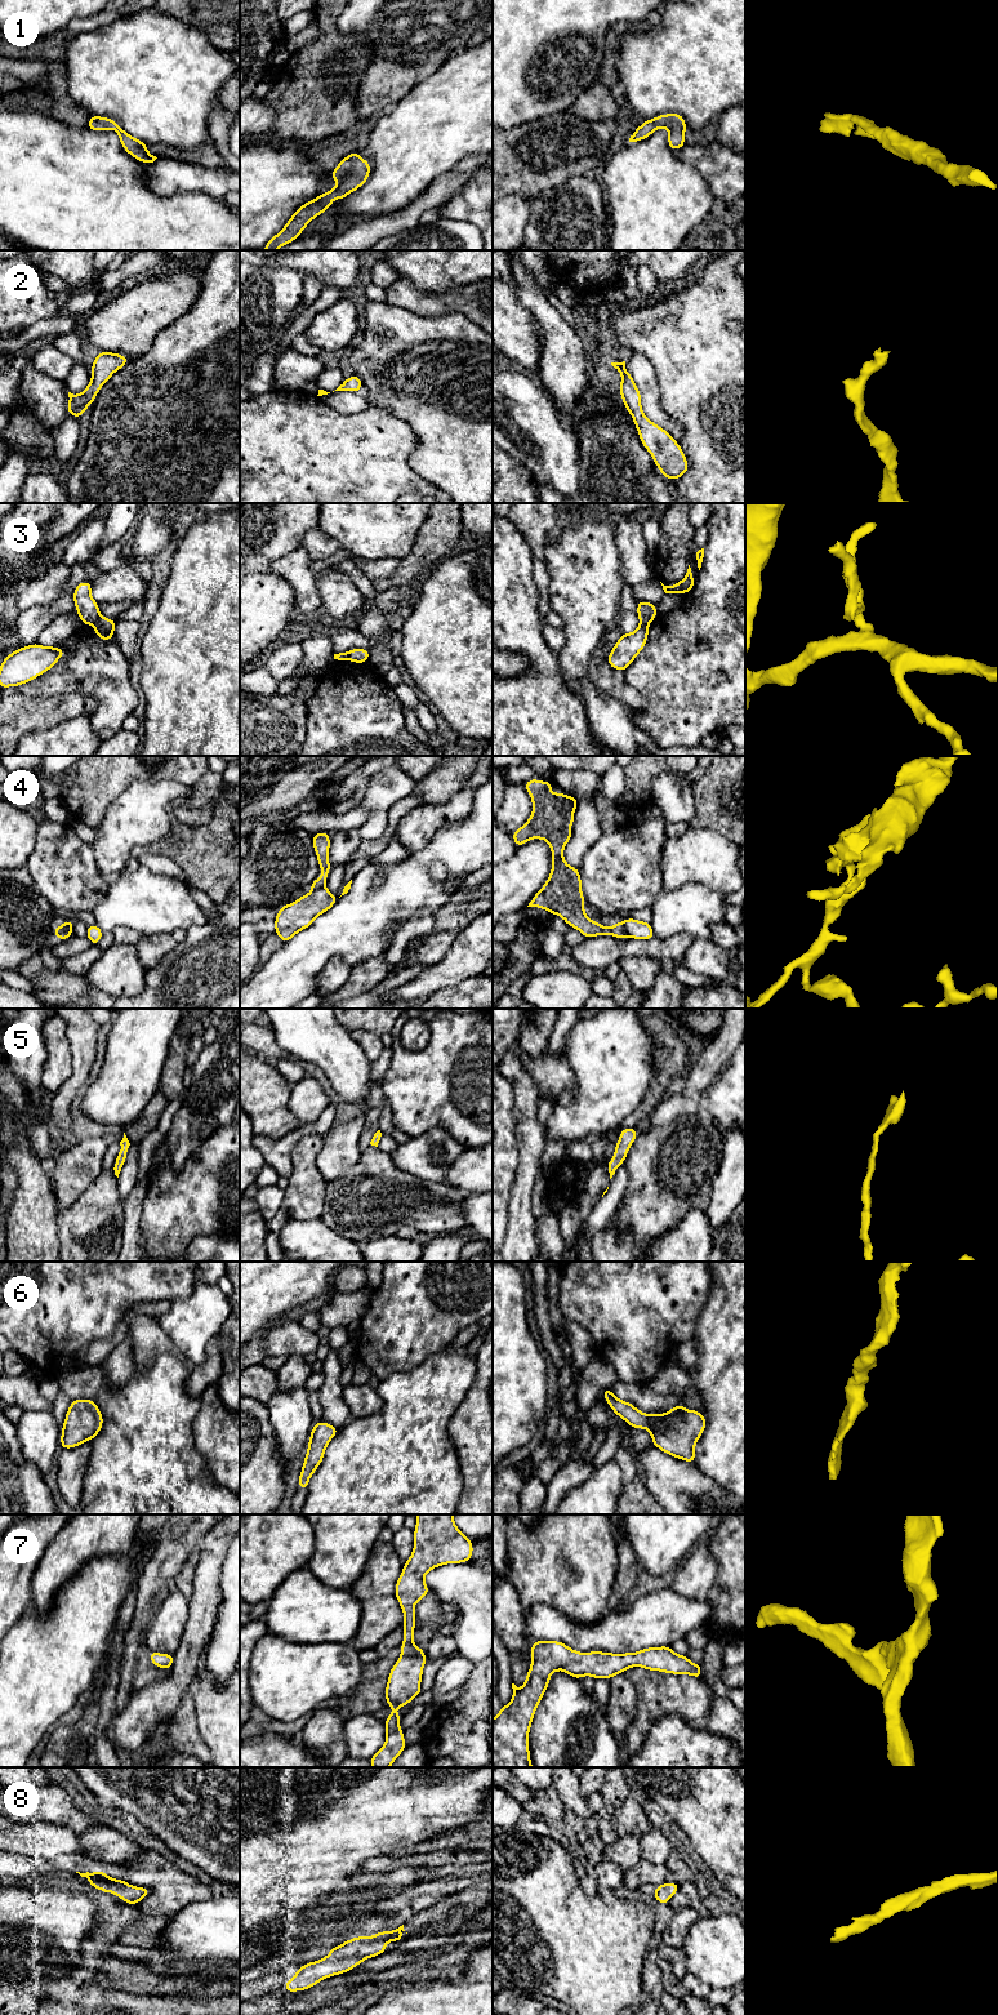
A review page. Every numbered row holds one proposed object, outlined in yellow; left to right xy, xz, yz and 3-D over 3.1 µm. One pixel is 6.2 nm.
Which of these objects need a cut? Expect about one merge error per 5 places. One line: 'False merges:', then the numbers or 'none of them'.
False merges: 3, 4

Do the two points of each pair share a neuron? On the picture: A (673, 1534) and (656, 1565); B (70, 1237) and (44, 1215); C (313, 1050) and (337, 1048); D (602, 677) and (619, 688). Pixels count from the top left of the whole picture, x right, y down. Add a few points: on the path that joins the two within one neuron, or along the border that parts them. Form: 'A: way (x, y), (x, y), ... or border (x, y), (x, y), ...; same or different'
A: way (665, 1542), (660, 1547), (659, 1557); same
B: border (59, 1209), (57, 1214), (58, 1248); different
C: way (319, 1048), (332, 1048); same
D: way (606, 681), (615, 688); same

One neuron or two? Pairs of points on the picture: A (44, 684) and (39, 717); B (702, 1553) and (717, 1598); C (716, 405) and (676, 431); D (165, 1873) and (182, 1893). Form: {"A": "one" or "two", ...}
{"A": "two", "B": "two", "C": "two", "D": "two"}

